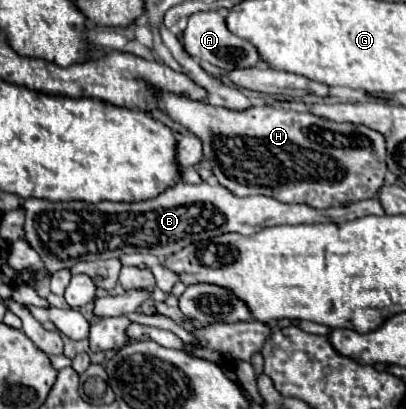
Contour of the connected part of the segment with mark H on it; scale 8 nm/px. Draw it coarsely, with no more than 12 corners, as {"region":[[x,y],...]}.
{"region":[[158,105],[234,195],[372,199],[384,137],[308,111]]}

